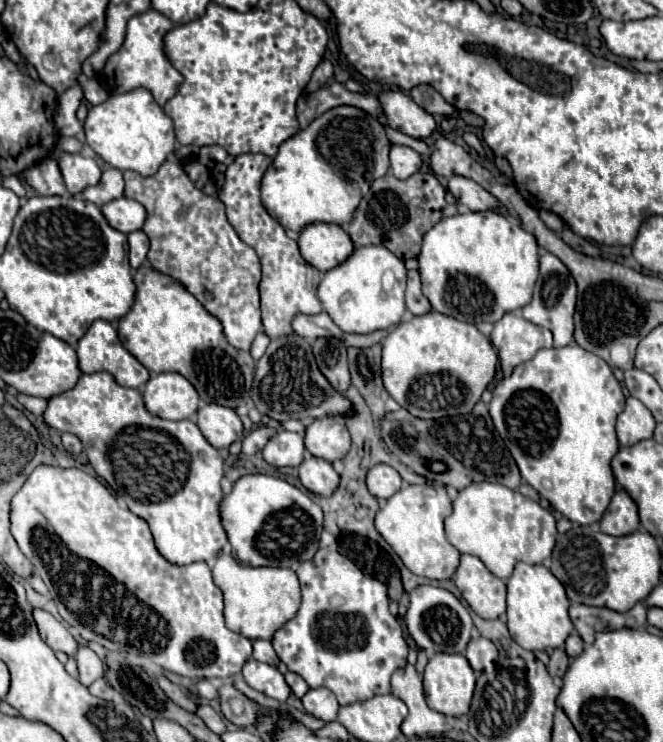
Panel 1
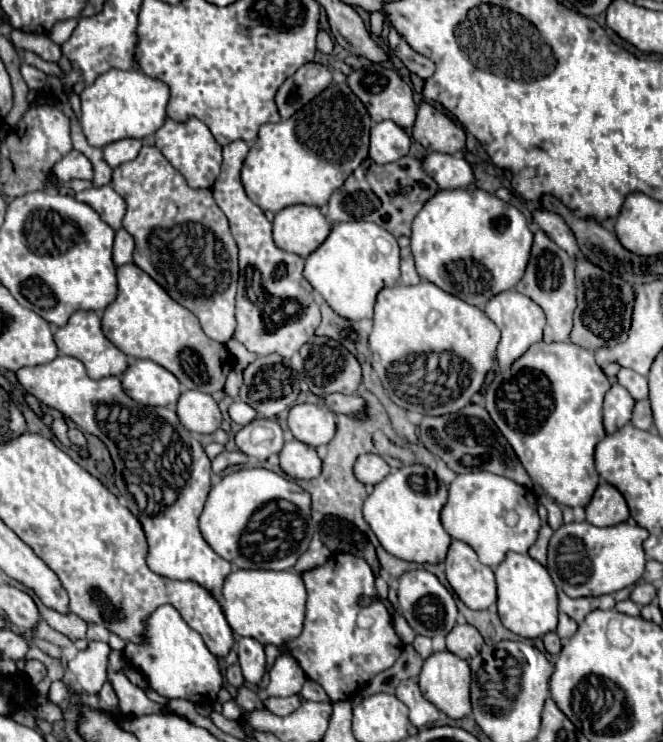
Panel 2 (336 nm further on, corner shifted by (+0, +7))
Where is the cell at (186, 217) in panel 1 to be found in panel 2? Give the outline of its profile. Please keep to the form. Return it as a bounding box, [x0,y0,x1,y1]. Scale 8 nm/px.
[112,144,238,344]

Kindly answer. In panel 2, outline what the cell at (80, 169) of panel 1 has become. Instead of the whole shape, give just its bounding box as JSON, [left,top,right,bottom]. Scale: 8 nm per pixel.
[52,150,92,184]

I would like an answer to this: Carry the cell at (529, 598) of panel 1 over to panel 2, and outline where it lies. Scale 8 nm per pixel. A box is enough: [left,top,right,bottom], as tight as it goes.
[494,552,558,638]

